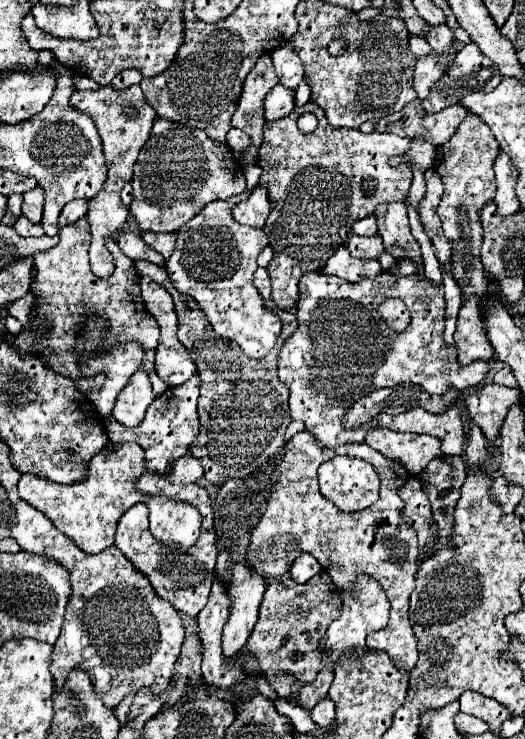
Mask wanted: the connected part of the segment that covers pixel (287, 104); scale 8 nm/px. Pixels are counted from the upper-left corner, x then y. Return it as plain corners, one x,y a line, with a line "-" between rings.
277,84
269,96
265,98
265,120
267,122
275,122
275,120
281,120
285,116
289,116
295,108
295,100
293,100
293,94
289,88

